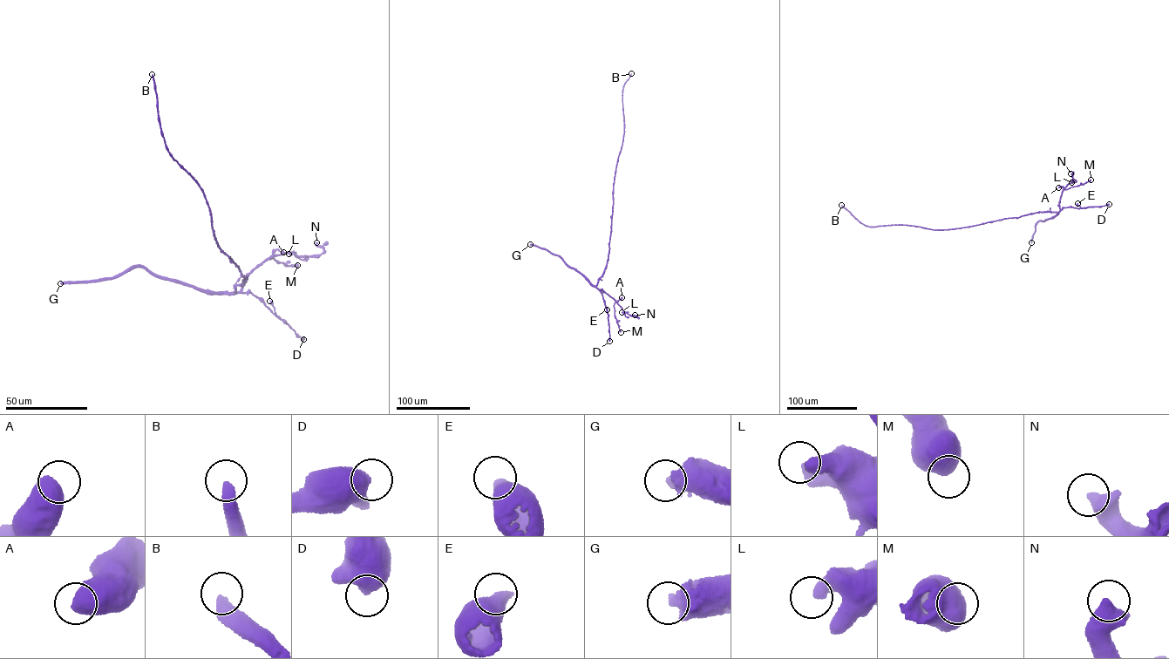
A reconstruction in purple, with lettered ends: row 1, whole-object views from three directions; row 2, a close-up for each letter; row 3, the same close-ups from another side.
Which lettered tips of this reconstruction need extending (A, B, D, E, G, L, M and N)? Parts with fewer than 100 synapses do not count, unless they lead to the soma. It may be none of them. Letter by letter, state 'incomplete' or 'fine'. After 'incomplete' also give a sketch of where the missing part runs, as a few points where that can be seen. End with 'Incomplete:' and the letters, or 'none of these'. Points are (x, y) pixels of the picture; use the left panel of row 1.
A: fine
B: incomplete
D: fine
E: fine
G: fine
L: fine
M: fine
N: fine
Incomplete: B

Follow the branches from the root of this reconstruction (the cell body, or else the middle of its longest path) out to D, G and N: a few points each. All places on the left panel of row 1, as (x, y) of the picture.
D: (231, 259), (247, 281), (242, 285), (236, 286), (235, 294), (247, 292), (254, 295), (303, 339)
G: (231, 259), (247, 281), (236, 286), (234, 293), (193, 288), (161, 279), (136, 266), (107, 279), (60, 283)
N: (231, 259), (247, 281), (235, 293), (247, 274), (270, 258), (321, 254), (316, 242)

